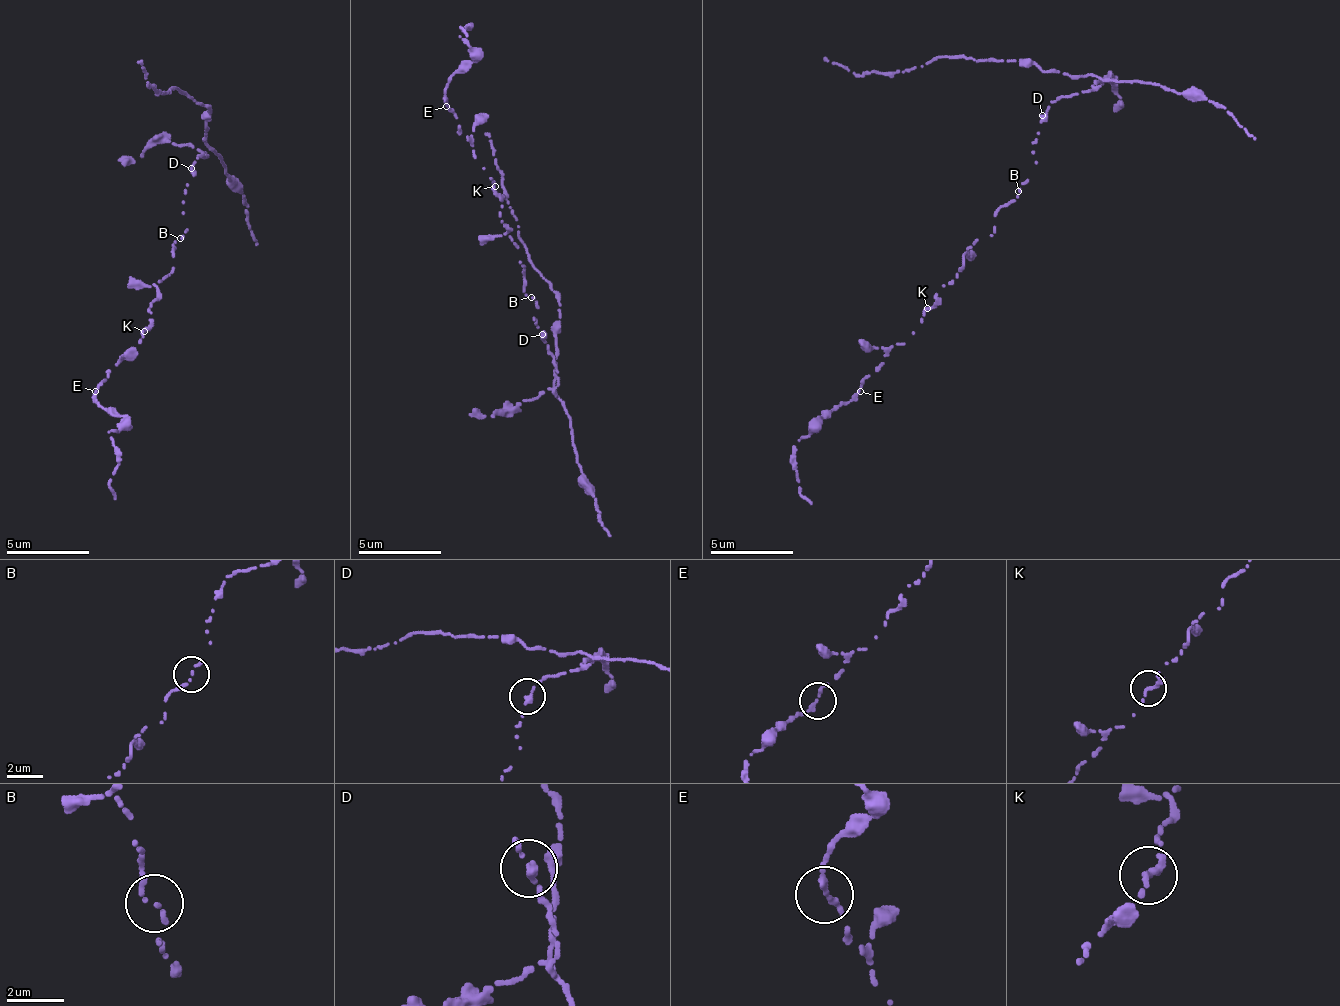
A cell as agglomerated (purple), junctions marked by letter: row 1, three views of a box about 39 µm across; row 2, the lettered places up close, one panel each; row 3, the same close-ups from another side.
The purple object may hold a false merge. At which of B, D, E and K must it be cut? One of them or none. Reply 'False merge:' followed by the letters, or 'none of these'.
False merge: none of these

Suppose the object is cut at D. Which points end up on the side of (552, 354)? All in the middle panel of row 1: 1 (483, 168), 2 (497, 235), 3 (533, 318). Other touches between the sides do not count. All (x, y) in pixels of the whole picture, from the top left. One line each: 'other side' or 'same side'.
1: other side
2: other side
3: other side

